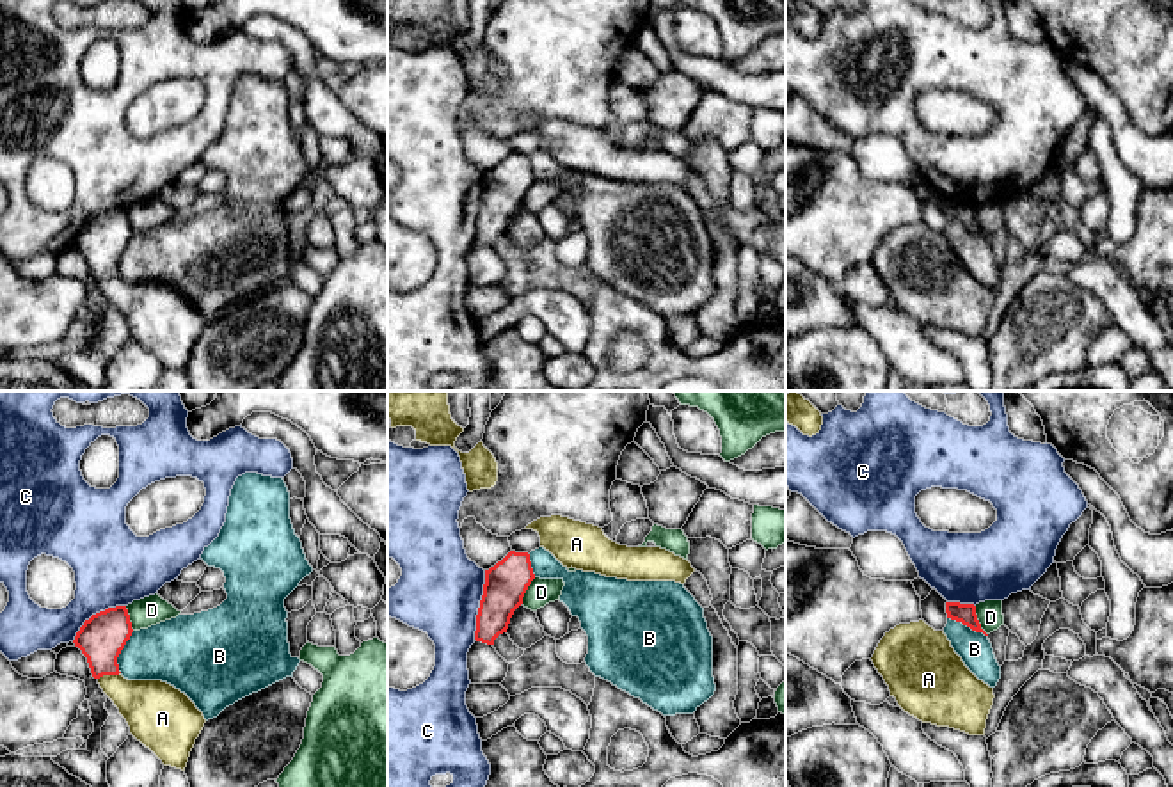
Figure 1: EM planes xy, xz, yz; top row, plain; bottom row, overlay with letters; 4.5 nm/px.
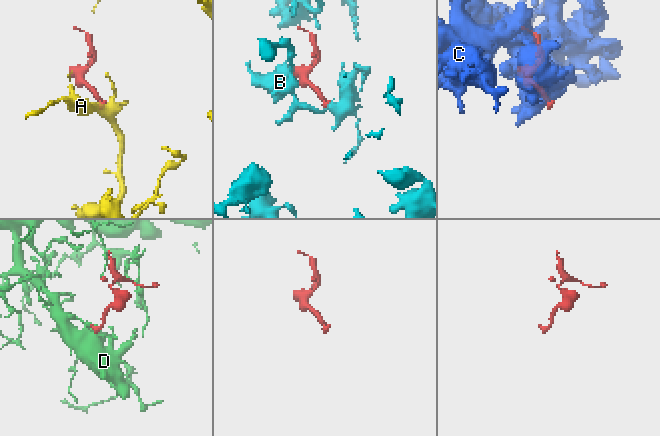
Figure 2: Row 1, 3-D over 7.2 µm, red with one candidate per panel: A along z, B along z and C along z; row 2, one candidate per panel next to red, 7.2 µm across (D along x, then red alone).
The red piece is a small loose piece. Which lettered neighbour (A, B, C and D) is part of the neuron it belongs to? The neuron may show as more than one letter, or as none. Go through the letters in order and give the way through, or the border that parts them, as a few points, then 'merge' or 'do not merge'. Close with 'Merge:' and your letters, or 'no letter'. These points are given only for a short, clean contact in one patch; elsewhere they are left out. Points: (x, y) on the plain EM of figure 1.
A: way xy (102, 240), (102, 263), (109, 276), (134, 301), (151, 311); merge
B: border xy (134, 233), (118, 260), (119, 274); do not merge
C: do not merge
D: border yz (974, 208), (980, 230), (987, 237); do not merge
Merge: A

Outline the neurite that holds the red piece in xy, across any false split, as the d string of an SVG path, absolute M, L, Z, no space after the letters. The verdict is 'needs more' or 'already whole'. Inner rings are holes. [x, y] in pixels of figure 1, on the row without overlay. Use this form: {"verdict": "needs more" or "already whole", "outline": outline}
{"verdict": "needs more", "outline": "M126 208L108 210L84 224L73 245L87 259L92 279L126 322L130 336L164 368L185 373L206 322L196 306L162 282L128 282L117 259L133 231Z"}

